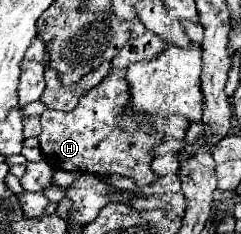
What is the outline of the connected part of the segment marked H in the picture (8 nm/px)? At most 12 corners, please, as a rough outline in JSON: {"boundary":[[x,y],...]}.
{"boundary":[[111,68],[71,112],[45,110],[39,148],[55,170],[159,178],[155,146],[189,122],[125,132],[125,70]]}

